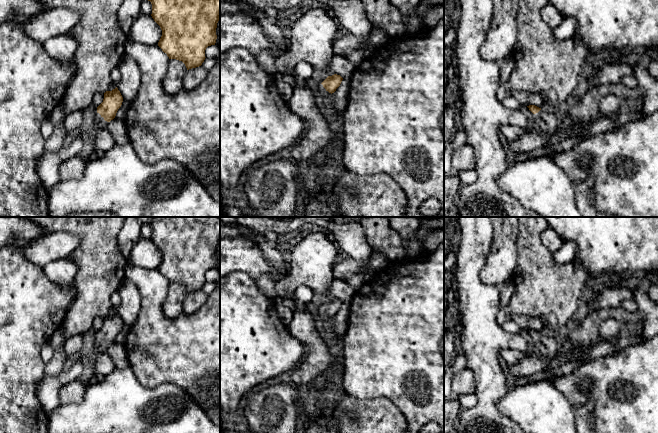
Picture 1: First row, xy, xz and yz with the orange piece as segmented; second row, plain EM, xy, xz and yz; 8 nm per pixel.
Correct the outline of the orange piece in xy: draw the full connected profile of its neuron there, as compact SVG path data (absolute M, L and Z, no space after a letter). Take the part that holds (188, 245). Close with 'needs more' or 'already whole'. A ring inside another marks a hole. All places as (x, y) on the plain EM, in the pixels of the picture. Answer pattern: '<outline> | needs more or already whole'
M163 217L148 225L152 228L151 240L162 254L158 266L162 275L169 283L182 285L187 294L201 290L206 272L216 267L220 217Z | already whole

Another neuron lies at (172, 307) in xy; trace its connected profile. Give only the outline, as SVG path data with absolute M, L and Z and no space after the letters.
M170 283L167 298L162 306L164 315L168 318L176 318L182 314L186 296L187 292L182 285Z

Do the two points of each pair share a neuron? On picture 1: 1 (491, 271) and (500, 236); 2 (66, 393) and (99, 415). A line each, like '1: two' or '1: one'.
1: one
2: two

